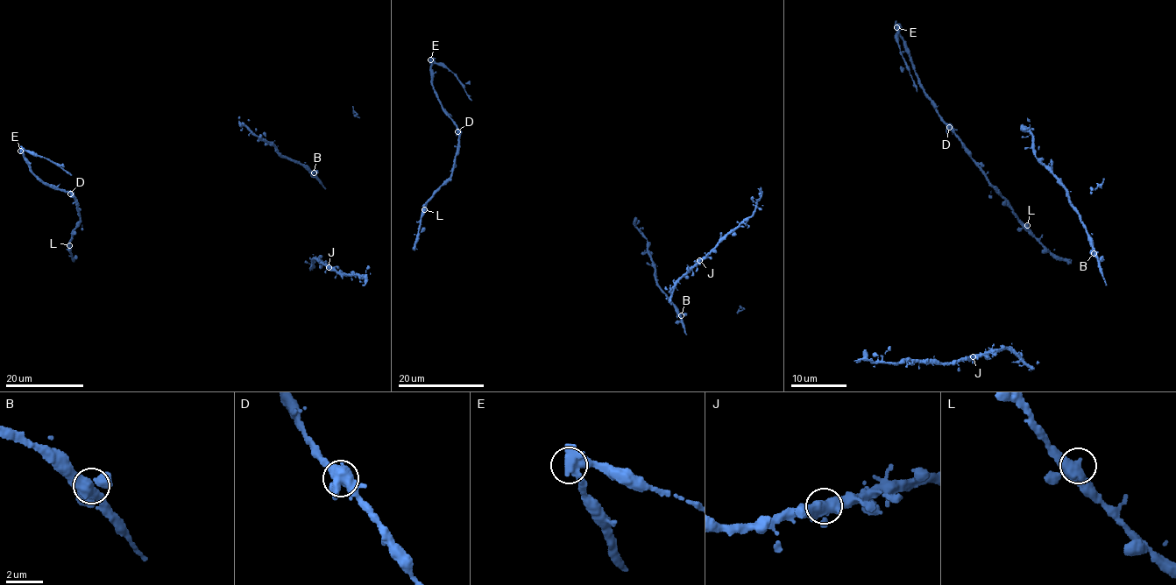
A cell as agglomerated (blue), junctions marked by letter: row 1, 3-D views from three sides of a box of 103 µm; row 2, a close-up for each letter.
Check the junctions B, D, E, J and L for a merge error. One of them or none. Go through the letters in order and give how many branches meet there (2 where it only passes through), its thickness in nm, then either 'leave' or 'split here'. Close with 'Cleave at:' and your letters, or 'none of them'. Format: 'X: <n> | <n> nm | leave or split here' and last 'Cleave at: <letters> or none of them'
B: 4 | 400 nm | leave
D: 4 | 440 nm | leave
E: 4 | 460 nm | split here
J: 4 | 420 nm | leave
L: 3 | 440 nm | leave
Cleave at: E

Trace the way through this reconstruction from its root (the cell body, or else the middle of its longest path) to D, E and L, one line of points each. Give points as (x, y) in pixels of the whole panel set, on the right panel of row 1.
D: (982, 170), (949, 127)
E: (982, 170), (937, 112), (897, 28)
L: (982, 170), (988, 182), (1005, 200), (1005, 205), (1014, 215), (1027, 225)

